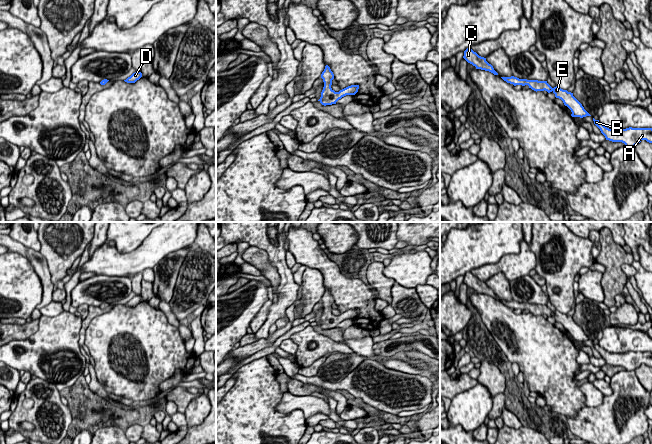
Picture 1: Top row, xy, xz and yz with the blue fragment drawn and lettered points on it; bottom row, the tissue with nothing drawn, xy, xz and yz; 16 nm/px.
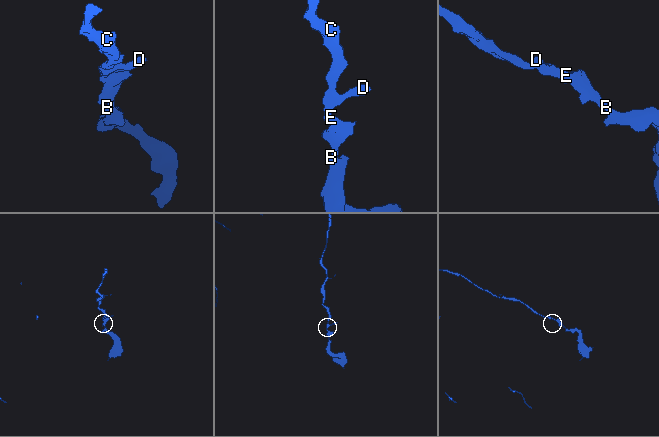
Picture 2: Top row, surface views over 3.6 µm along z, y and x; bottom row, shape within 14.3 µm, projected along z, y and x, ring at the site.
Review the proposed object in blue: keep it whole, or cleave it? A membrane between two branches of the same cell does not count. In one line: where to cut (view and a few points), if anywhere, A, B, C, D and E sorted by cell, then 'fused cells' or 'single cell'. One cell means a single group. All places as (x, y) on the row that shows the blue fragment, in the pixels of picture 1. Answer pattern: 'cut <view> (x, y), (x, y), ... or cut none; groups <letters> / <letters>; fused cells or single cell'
cut none; groups A B C D E; single cell

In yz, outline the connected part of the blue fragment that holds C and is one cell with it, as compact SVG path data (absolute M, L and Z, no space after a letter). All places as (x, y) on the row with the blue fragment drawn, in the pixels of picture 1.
M467 48L464 51L463 58L470 64L476 67L476 69L481 69L485 71L489 71L494 75L498 75L498 73L494 70L493 66L486 61L486 58L479 56L476 52L474 52L471 48Z

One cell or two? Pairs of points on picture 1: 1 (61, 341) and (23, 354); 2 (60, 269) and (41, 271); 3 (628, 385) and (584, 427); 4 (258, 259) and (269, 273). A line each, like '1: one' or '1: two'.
1: one
2: two
3: one
4: one

